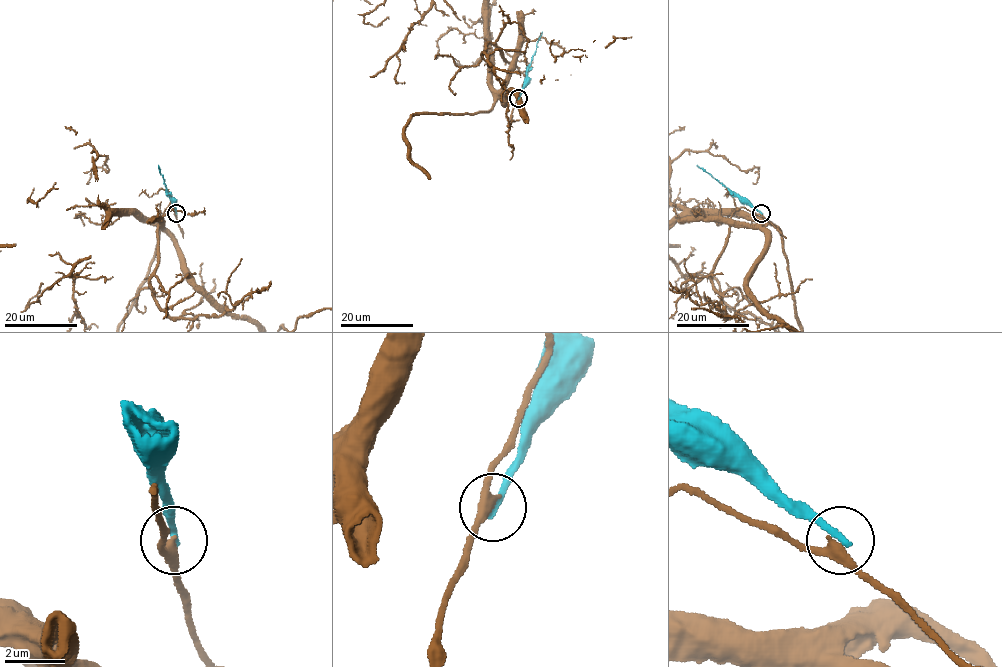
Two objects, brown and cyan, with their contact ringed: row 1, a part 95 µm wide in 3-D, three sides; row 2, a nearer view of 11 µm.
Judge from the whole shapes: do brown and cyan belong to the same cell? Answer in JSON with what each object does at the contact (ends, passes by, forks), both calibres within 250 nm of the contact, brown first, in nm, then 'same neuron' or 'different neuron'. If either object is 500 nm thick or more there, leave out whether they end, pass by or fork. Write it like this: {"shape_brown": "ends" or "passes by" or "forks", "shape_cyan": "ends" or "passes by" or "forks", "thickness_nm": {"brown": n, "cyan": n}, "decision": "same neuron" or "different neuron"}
{"shape_brown": "passes by", "shape_cyan": "ends", "thickness_nm": {"brown": 320, "cyan": 240}, "decision": "different neuron"}

